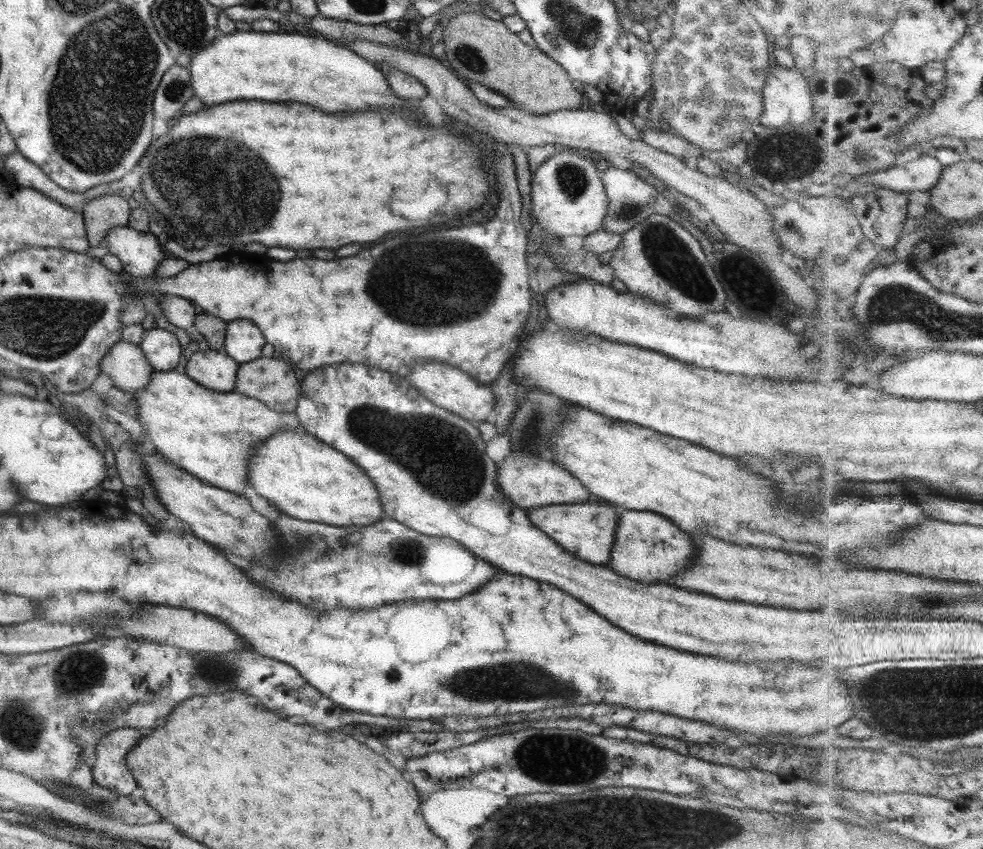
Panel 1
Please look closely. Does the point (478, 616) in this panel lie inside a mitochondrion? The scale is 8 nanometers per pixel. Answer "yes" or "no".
no

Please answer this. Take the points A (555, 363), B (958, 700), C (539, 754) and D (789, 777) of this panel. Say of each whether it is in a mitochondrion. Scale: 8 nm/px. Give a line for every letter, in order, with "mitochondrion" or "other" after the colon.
A: other
B: mitochondrion
C: mitochondrion
D: other

